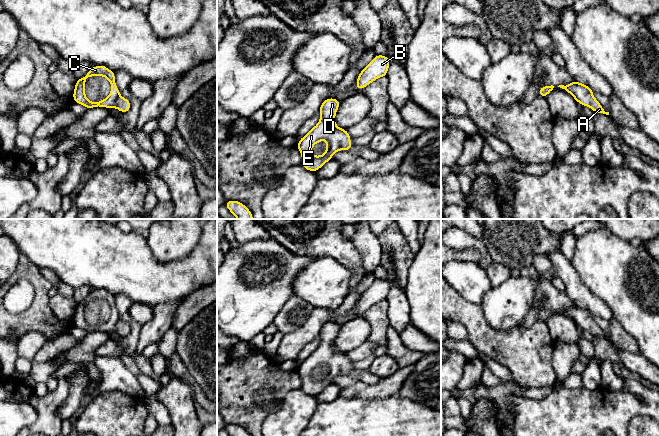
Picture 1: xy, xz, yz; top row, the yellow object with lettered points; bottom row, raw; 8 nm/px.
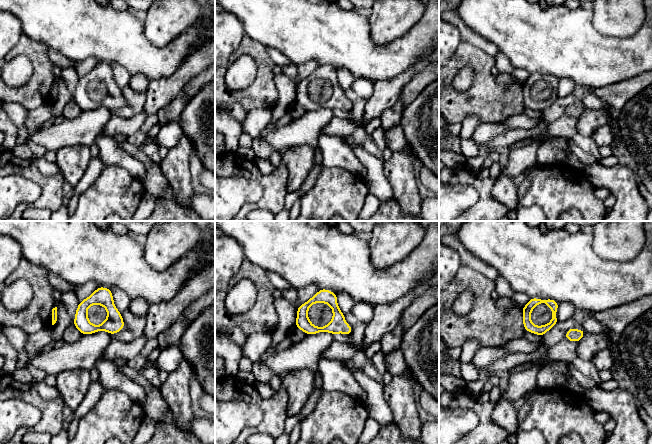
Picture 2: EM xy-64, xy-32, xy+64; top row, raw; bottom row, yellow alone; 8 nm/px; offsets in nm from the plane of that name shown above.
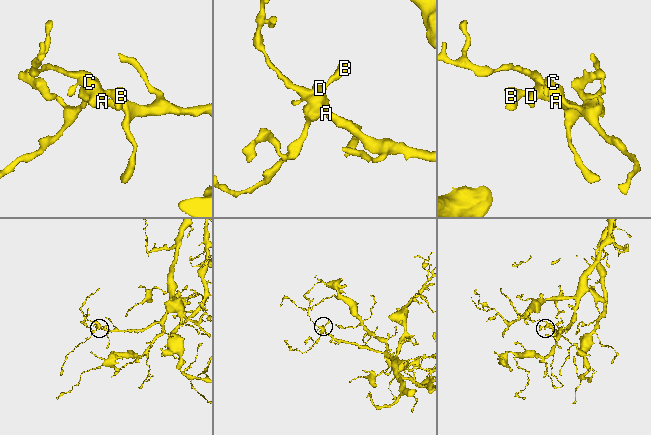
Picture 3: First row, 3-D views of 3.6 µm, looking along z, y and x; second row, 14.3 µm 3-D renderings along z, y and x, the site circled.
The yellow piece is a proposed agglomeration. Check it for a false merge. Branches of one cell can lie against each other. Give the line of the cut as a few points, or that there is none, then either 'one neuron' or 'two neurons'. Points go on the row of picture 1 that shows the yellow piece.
no cut | one neuron

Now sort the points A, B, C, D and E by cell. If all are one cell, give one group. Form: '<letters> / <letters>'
A B C D E

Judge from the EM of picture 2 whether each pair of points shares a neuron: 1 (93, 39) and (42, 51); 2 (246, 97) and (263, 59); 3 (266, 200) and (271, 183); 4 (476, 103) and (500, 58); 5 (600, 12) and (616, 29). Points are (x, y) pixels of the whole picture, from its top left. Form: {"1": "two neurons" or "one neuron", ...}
{"1": "two neurons", "2": "one neuron", "3": "one neuron", "4": "two neurons", "5": "one neuron"}

